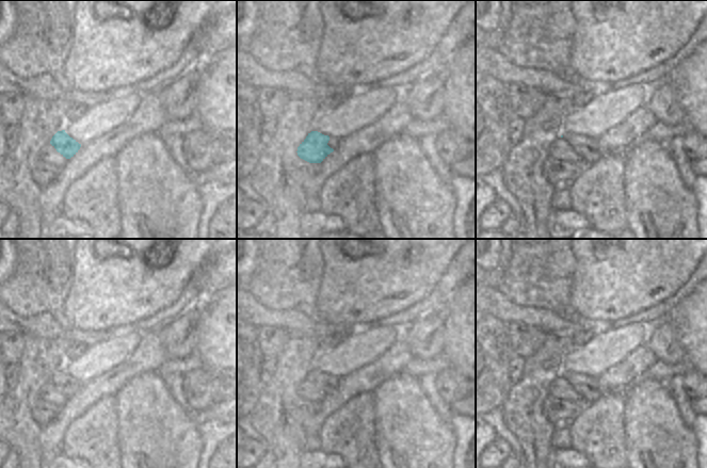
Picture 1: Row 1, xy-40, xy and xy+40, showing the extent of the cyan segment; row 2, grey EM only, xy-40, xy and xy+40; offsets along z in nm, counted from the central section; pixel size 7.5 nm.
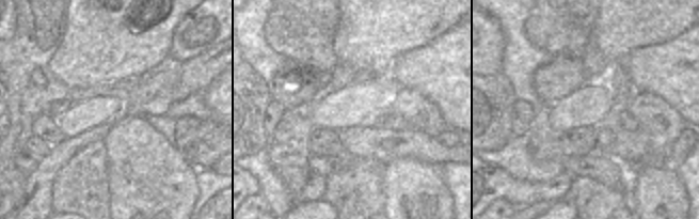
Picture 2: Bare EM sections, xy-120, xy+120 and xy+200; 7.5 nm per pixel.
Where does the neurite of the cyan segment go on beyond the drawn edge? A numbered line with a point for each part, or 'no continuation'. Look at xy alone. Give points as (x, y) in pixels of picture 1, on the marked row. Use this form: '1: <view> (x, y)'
1: xy (333, 143)

